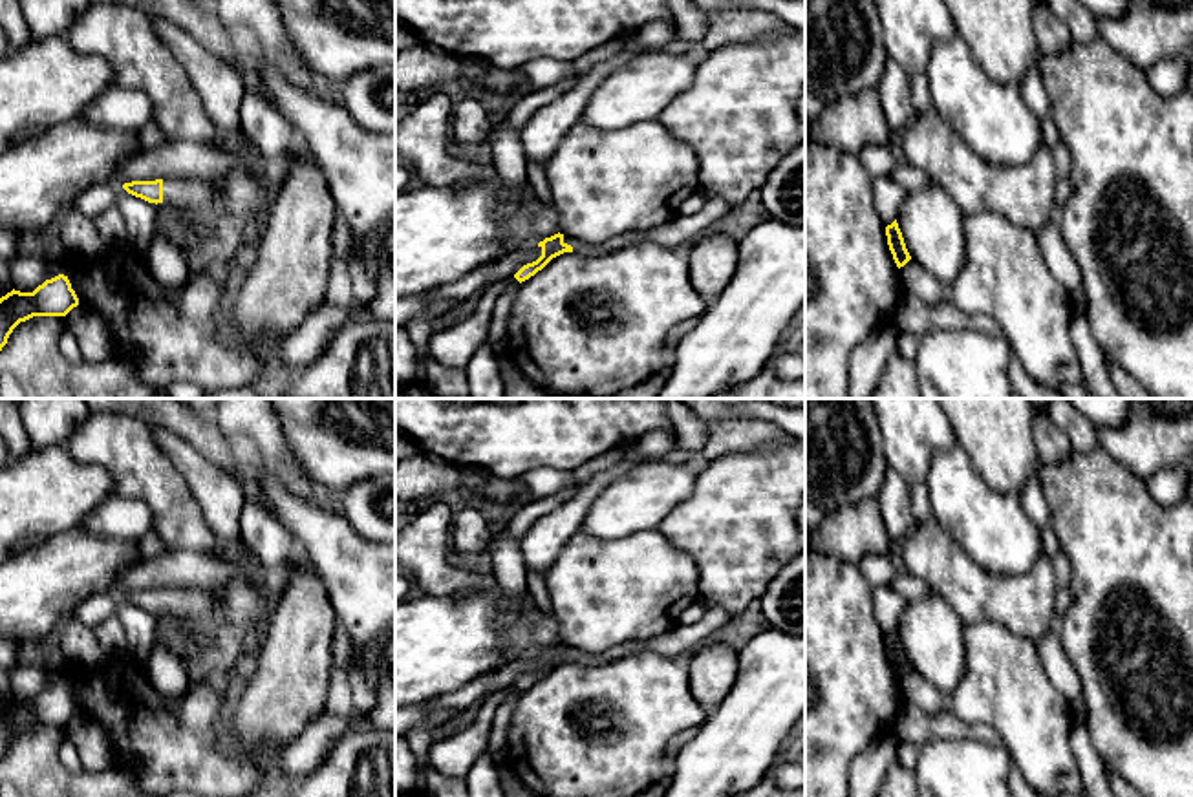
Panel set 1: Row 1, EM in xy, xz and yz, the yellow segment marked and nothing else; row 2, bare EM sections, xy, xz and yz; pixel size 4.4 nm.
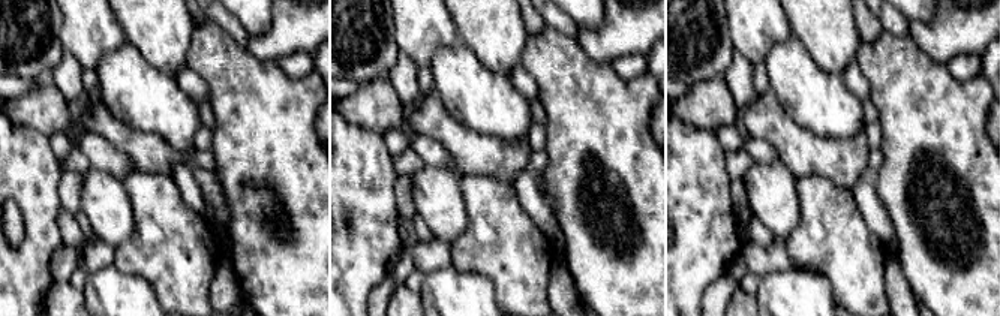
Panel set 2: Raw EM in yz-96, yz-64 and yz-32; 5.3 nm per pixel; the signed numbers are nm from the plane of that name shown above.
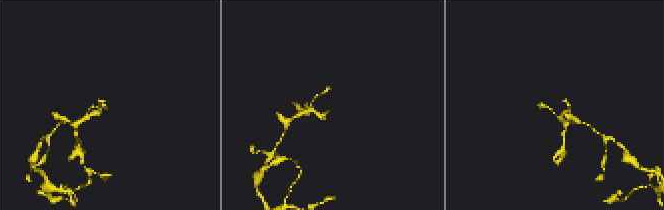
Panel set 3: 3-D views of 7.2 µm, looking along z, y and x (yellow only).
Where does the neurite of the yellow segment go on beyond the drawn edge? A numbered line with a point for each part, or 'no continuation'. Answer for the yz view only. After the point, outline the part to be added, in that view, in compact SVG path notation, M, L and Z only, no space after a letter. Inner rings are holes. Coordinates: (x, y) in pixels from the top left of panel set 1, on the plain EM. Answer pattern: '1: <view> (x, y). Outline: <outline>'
no continuation

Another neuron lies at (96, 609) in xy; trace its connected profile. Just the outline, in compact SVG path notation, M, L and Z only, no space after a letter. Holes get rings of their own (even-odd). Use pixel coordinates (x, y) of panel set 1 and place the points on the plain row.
M91 594L73 611L71 616L81 620L90 629L97 629L117 611L117 594Z

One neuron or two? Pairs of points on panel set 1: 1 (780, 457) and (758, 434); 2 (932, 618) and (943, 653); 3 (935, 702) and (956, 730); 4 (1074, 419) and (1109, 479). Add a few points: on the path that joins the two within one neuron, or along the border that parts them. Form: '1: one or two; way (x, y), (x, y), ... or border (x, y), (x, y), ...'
1: two; border (785, 443), (730, 452), (727, 456)
2: one; way (932, 627), (934, 644)
3: two; border (902, 699), (930, 713), (948, 710)
4: two; border (1098, 446), (1089, 452), (1073, 450)

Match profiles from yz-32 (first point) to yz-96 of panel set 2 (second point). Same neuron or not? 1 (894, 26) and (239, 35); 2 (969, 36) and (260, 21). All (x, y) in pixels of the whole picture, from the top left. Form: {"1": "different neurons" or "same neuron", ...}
{"1": "same neuron", "2": "different neurons"}

